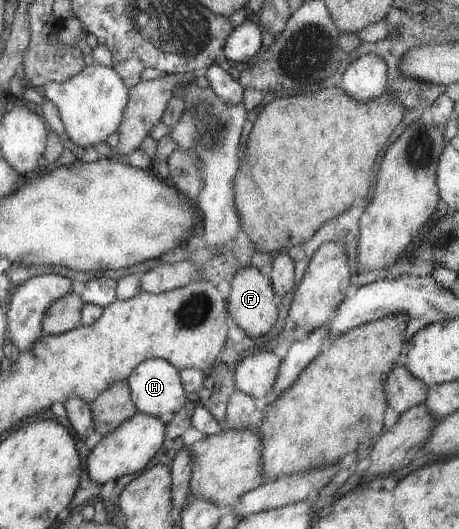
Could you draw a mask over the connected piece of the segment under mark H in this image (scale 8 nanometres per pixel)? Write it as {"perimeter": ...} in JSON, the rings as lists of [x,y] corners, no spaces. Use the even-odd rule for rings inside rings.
{"perimeter":[[[146,359],[126,378],[137,411],[152,417],[177,412],[186,401],[178,370],[162,359]]]}

